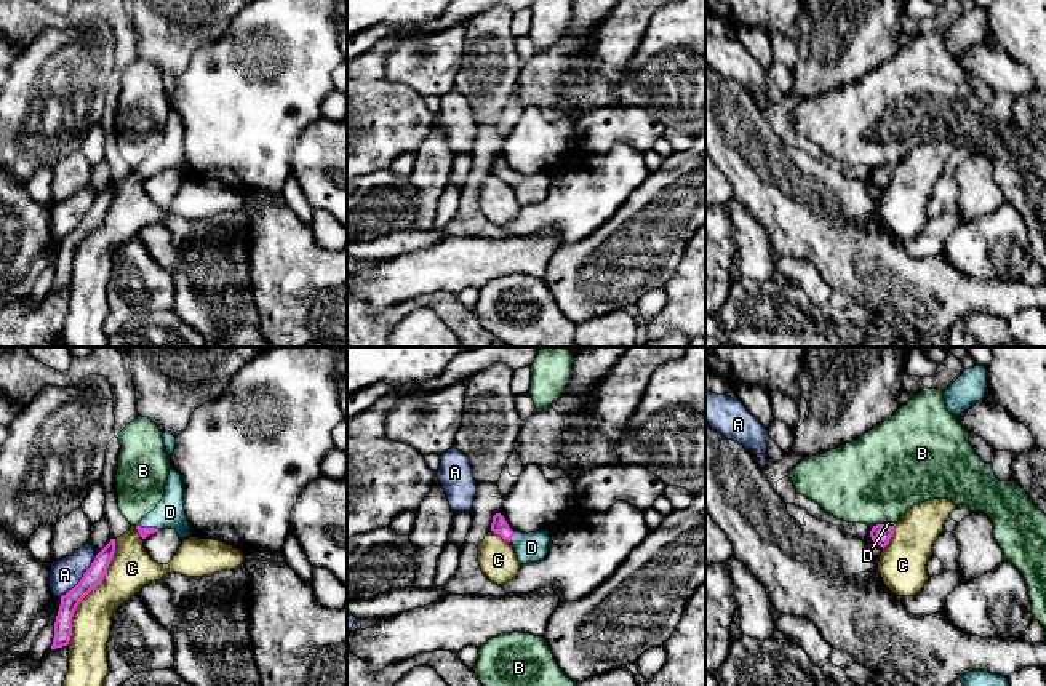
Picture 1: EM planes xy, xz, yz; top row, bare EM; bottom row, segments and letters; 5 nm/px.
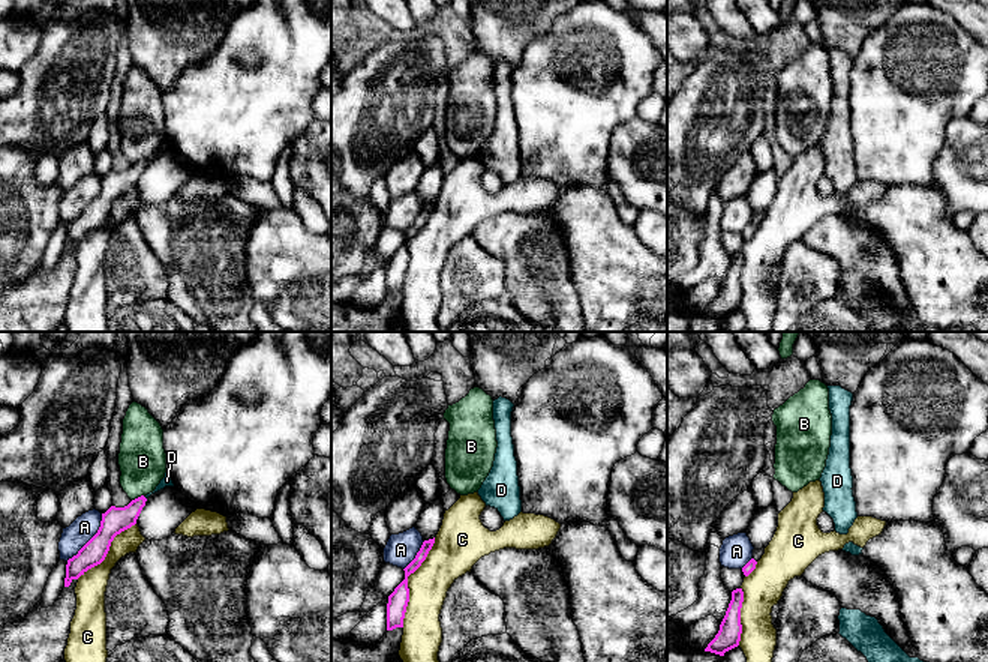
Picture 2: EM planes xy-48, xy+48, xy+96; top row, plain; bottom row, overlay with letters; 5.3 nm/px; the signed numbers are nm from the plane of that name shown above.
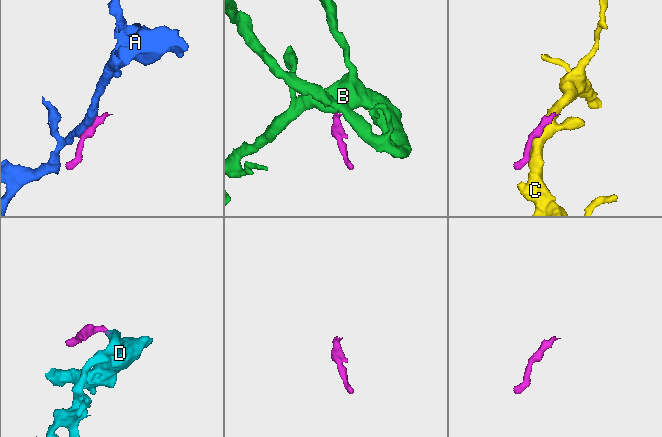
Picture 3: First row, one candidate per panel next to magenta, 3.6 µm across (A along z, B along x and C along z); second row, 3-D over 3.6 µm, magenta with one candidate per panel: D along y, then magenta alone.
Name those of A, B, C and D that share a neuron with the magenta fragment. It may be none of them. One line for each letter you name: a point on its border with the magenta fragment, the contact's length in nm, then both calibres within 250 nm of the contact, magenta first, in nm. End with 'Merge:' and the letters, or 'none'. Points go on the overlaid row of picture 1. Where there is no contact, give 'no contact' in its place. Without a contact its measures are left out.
D: xy (147, 528) | 110 nm | 50/150 nm
Merge: D

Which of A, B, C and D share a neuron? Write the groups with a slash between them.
A / B / C / D

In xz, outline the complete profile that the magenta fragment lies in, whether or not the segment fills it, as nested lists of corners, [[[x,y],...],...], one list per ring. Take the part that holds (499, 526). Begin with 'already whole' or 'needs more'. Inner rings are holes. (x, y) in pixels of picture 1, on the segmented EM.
needs more | [[[501,513],[493,516],[491,531],[513,545],[520,564],[536,563],[549,553],[549,531],[518,532],[507,524]]]

